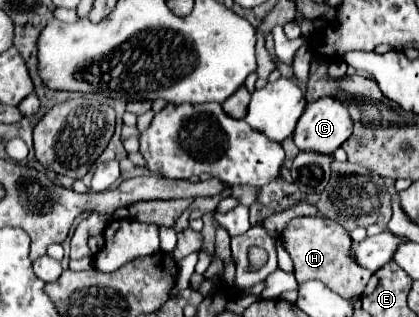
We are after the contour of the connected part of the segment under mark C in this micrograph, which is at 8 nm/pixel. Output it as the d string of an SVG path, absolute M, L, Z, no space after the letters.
M321 98L307 104L293 132L293 142L299 150L315 150L333 154L353 132L349 110L337 98Z

